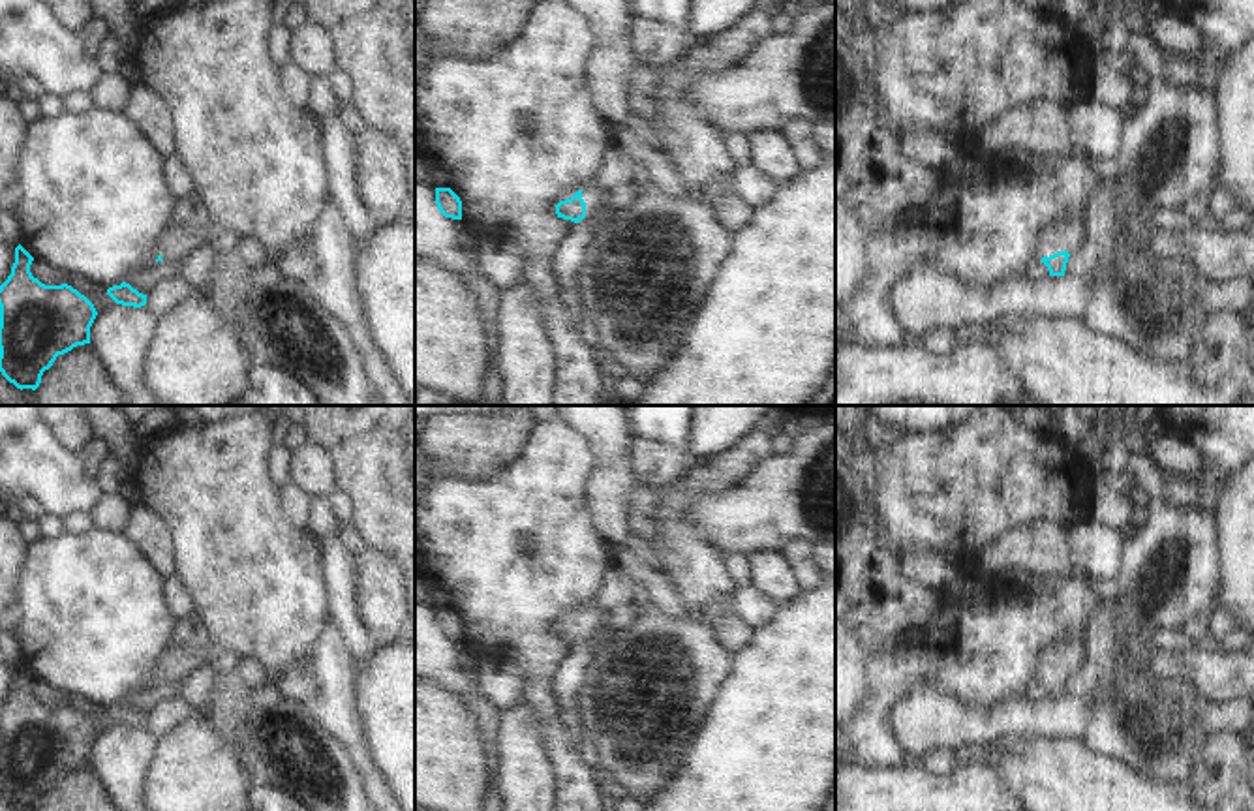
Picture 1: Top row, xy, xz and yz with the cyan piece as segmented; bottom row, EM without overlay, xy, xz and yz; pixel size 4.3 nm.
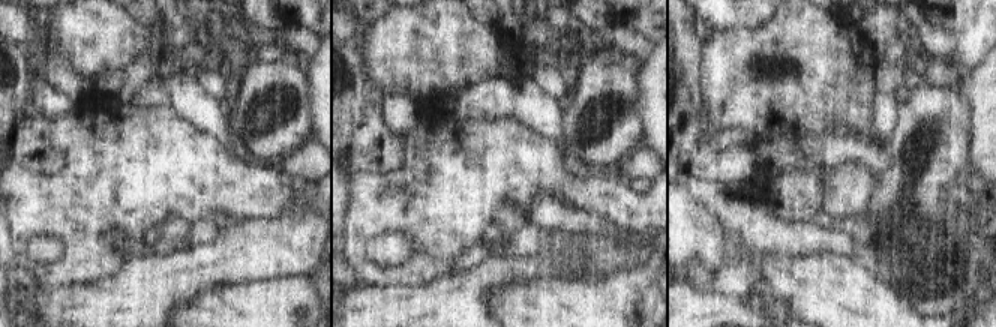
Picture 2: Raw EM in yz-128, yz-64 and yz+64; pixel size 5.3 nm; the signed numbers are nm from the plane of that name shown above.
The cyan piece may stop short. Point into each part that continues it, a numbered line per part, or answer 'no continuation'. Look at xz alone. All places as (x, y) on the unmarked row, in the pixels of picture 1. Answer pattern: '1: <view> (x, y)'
1: xz (597, 622)

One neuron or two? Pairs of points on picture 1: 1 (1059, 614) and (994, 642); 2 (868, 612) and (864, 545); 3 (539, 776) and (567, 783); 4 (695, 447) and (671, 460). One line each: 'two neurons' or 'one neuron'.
1: one neuron
2: one neuron
3: two neurons
4: two neurons

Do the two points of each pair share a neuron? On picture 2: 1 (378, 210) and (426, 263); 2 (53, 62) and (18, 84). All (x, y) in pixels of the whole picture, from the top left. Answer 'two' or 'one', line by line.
1: one
2: two

